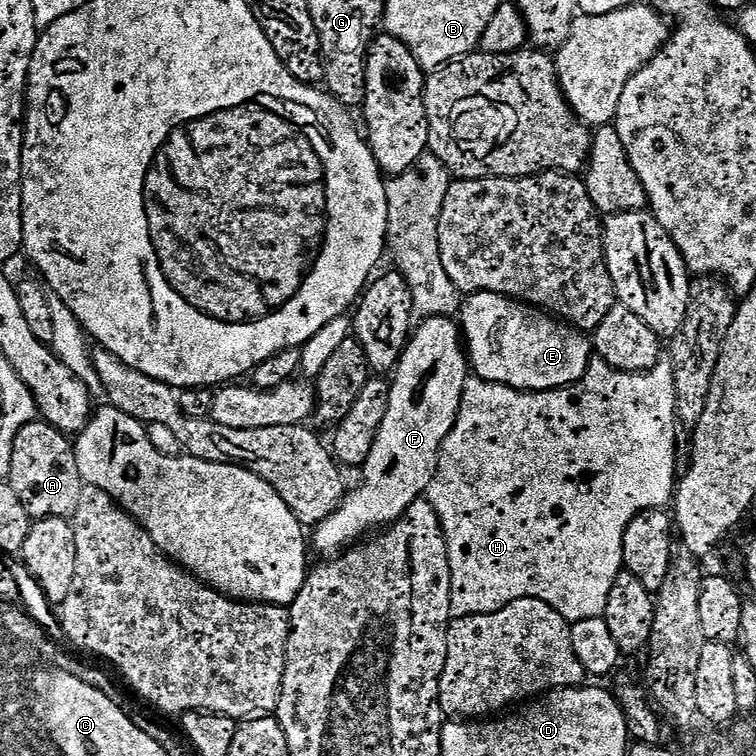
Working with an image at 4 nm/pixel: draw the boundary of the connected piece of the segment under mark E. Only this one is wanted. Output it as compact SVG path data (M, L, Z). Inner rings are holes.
M483 292L467 297L458 313L458 324L475 379L519 392L553 392L568 388L588 373L594 359L593 341L585 333L576 331L572 325L561 322L549 313L541 312L539 308L521 304L519 300L510 300L506 296Z

